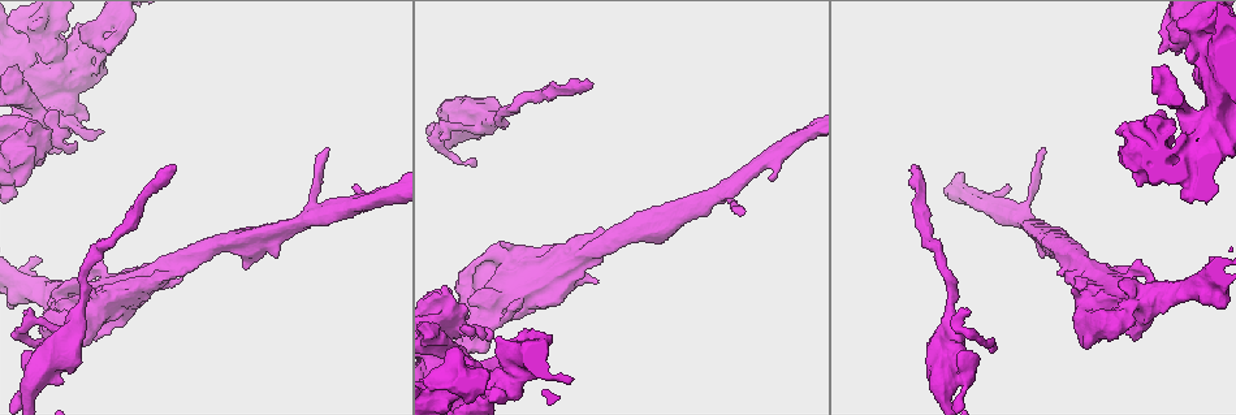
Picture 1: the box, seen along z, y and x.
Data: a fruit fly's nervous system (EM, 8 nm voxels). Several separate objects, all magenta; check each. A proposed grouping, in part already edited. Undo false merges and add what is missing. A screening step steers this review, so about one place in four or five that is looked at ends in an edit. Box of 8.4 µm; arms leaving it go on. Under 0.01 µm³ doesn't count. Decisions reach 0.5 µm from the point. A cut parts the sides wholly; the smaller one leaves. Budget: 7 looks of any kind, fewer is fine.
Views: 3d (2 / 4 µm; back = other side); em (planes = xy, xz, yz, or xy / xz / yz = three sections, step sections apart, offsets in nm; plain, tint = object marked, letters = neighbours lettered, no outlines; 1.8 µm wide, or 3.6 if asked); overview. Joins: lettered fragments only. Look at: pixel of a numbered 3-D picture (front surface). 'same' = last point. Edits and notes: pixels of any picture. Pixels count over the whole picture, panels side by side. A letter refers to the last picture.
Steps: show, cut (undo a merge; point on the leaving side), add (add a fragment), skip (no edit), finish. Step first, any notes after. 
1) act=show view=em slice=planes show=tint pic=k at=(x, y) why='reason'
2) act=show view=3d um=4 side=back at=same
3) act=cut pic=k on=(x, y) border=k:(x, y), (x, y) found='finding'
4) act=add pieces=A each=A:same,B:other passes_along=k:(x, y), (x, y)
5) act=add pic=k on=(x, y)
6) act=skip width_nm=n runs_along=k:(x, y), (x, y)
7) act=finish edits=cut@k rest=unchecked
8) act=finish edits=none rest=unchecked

act=show view=3d um=2 pic=1 at=(914, 164) why='long arm stops here'

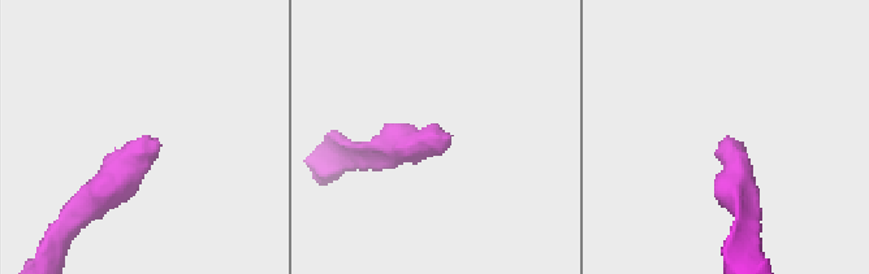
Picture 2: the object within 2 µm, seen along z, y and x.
act=show view=em slice=xz step=4 show=letters pic=2 at=(153, 139)

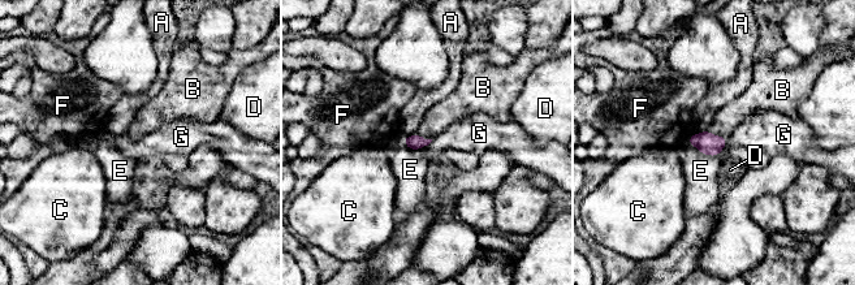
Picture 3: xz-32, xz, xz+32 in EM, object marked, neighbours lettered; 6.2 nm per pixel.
act=add pieces=B each=A:other,B:same,C:other,D:other,E:other,F:other,G:other passes_along=3:(707, 143), (717, 135), (733, 113) found='the neuron continues'

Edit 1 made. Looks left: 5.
act=show view=em um=3.6 slice=yz step=16 show=tint pic=1 at=(1156, 140)

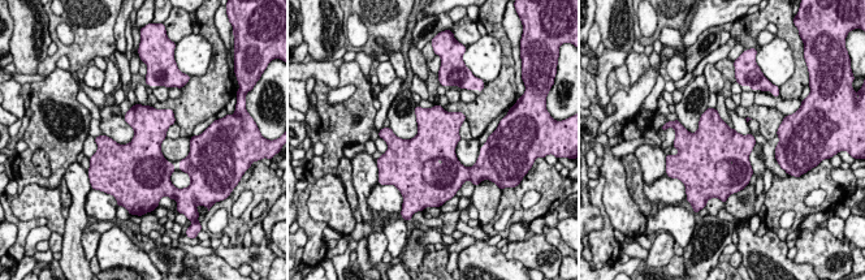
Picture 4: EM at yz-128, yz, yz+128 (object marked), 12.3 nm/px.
act=show view=em um=3.6 slice=yz step=16 show=letters at=same why='see the neighbours'

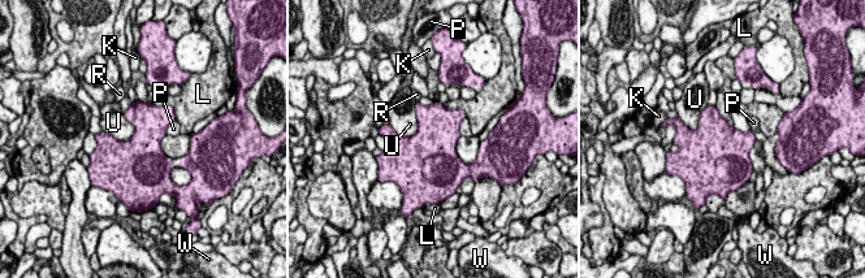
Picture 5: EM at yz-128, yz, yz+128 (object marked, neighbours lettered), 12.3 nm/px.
act=skip each=K:other,L:other,P:other,R:other,U:other,W:other border=5:(416, 103), (416, 130), (398, 135) found='one neuron here'

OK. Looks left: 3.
act=show view=em um=3.6 slice=planes show=letters pic=1 at=(1166, 23) why='abrupt turn'

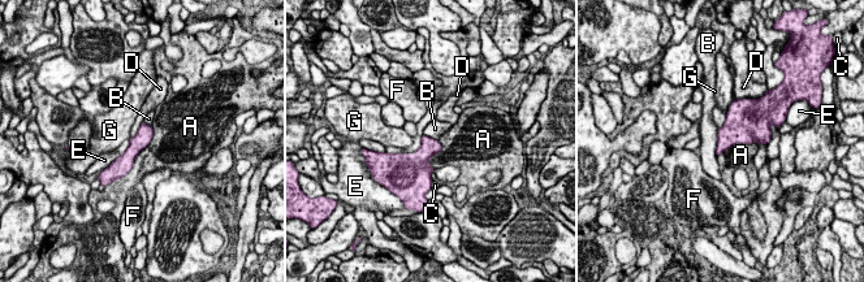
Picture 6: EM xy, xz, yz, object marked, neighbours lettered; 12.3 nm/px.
act=skip each=A:other,B:other,C:other,D:other,E:other,F:other,G:other border=6:(718, 130), (716, 156) found='continuous, no second neuron'

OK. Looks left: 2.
act=finish edits=add@3 rest=unchecked

